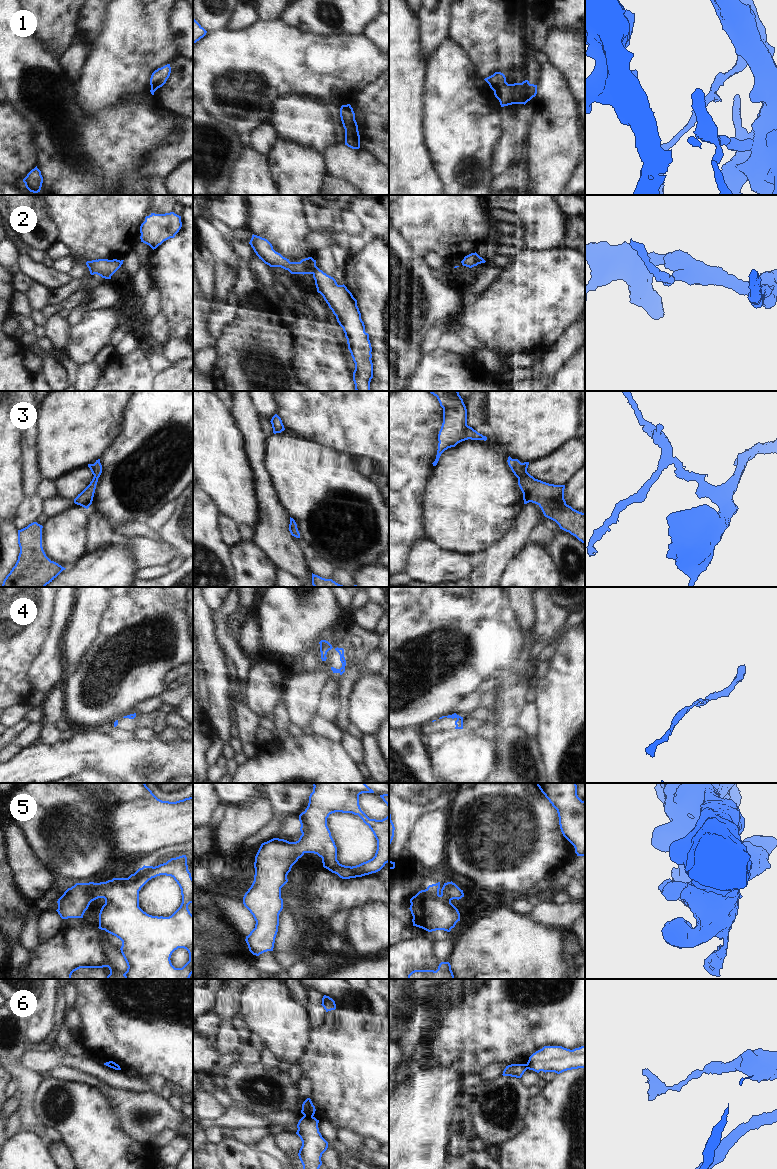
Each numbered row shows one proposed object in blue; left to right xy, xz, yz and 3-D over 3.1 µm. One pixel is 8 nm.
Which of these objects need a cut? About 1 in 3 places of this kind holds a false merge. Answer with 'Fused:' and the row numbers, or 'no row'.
Fused: 1, 2, 6

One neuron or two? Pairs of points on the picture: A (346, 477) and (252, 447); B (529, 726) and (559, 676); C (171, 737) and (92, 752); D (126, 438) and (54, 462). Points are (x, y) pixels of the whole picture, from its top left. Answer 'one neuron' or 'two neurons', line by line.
A: two neurons
B: two neurons
C: two neurons
D: two neurons

